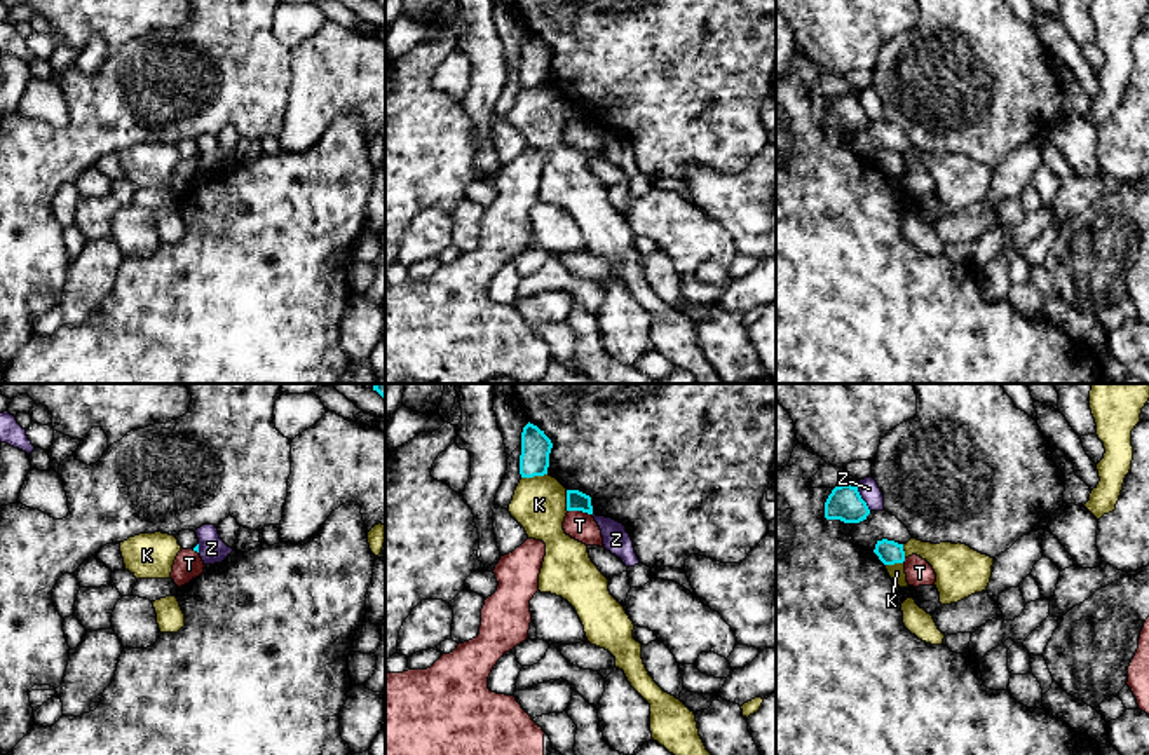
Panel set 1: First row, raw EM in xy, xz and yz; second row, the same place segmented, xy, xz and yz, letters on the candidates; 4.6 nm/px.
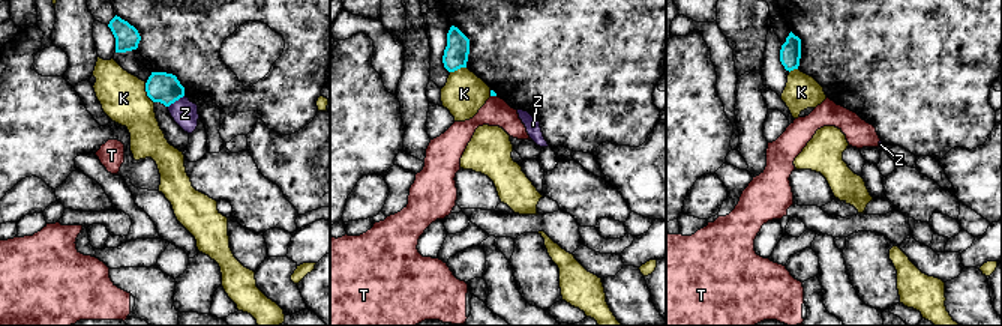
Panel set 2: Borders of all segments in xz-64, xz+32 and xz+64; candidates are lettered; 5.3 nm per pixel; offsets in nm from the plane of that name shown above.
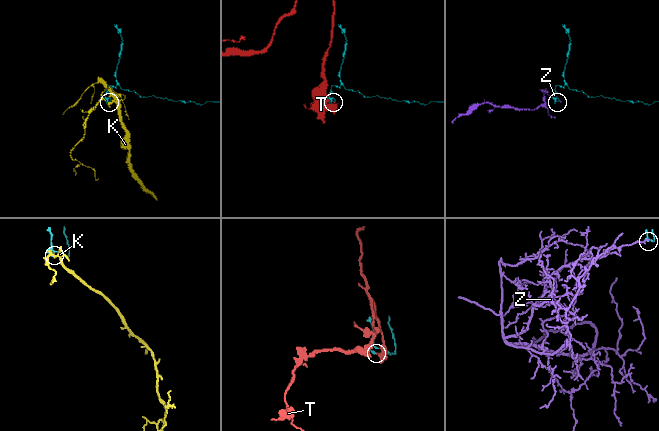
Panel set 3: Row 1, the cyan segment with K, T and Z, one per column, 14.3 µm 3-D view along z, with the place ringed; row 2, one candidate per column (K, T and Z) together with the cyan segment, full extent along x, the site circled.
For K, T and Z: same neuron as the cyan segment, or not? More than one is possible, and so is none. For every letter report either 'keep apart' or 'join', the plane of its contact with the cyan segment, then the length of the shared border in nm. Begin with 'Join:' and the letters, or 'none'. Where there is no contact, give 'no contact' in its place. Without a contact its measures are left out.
Join: none
K: keep apart | xz | 120 nm
T: keep apart | xz | 110 nm
Z: keep apart | yz | 130 nm

